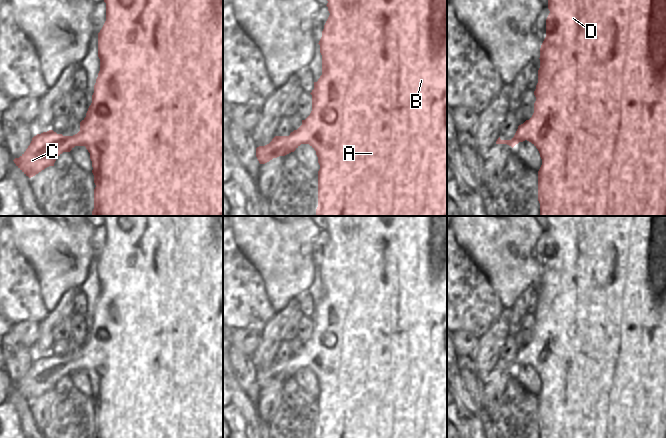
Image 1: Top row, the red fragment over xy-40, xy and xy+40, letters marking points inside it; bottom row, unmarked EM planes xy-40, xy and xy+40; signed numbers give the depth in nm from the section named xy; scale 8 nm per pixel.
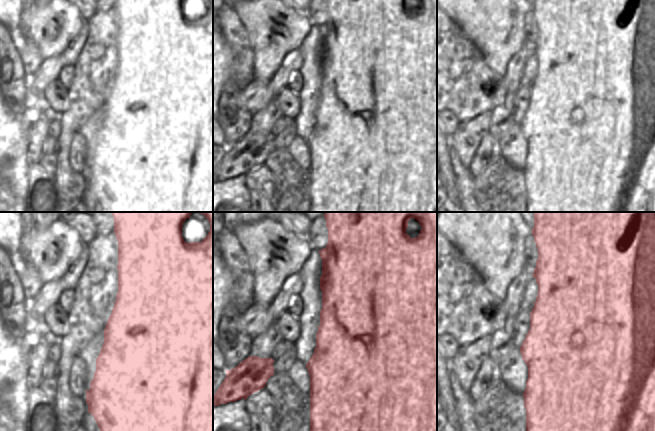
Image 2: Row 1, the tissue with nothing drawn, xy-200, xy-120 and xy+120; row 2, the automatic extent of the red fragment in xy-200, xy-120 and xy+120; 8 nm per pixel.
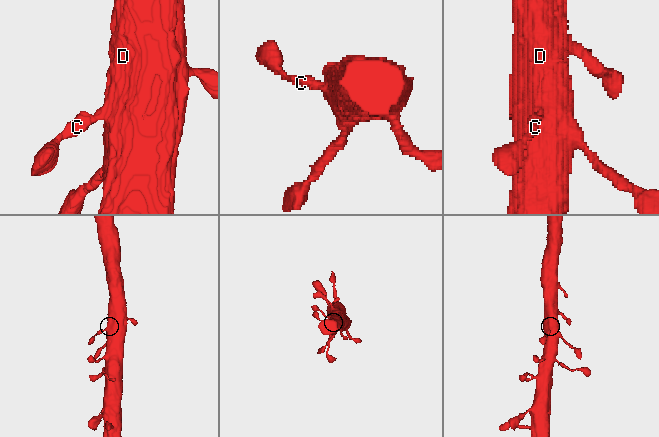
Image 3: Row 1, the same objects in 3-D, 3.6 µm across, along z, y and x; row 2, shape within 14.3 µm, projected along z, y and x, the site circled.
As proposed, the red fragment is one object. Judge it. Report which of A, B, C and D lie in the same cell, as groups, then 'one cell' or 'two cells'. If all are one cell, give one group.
A B C D | one cell

